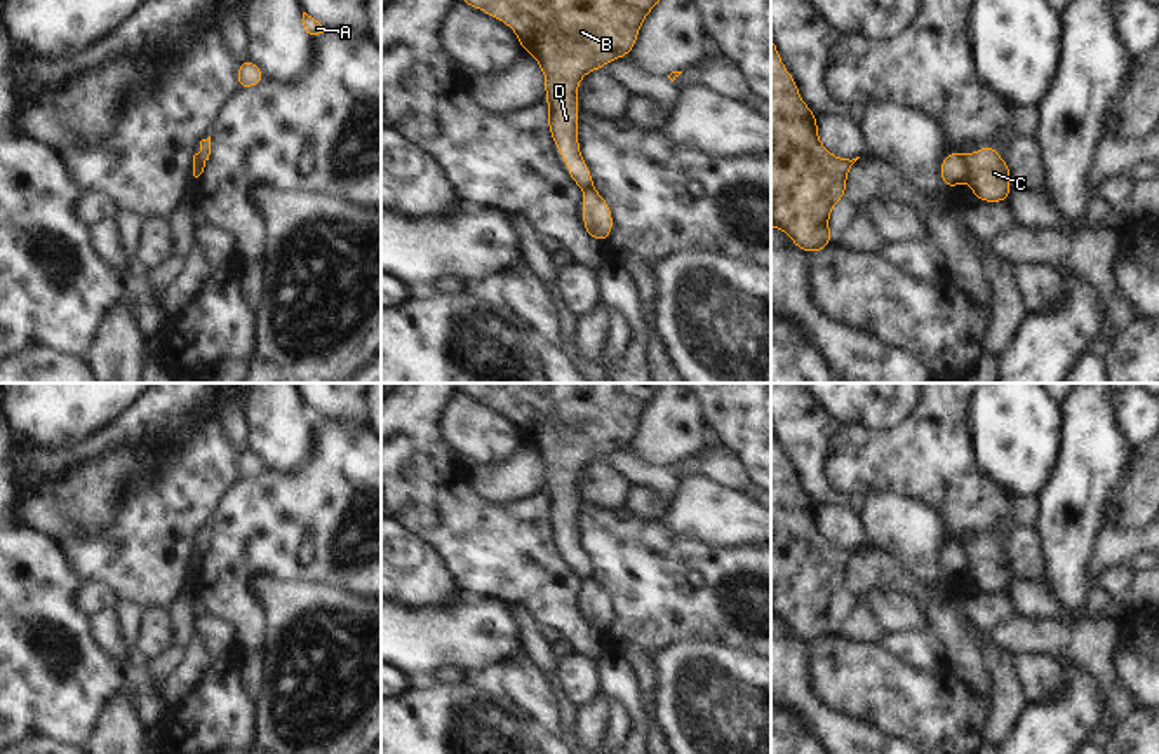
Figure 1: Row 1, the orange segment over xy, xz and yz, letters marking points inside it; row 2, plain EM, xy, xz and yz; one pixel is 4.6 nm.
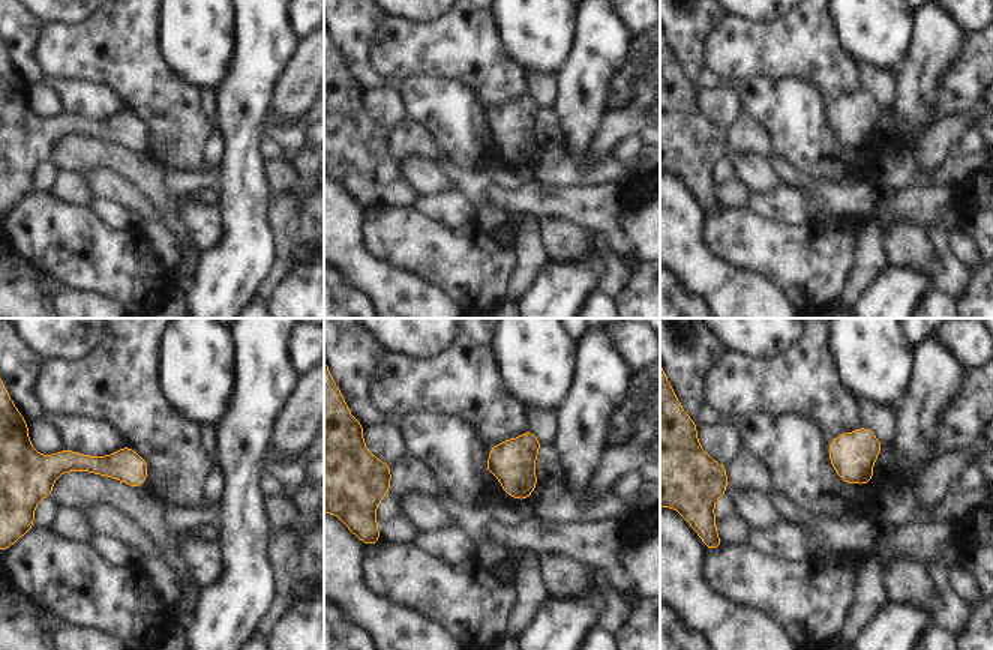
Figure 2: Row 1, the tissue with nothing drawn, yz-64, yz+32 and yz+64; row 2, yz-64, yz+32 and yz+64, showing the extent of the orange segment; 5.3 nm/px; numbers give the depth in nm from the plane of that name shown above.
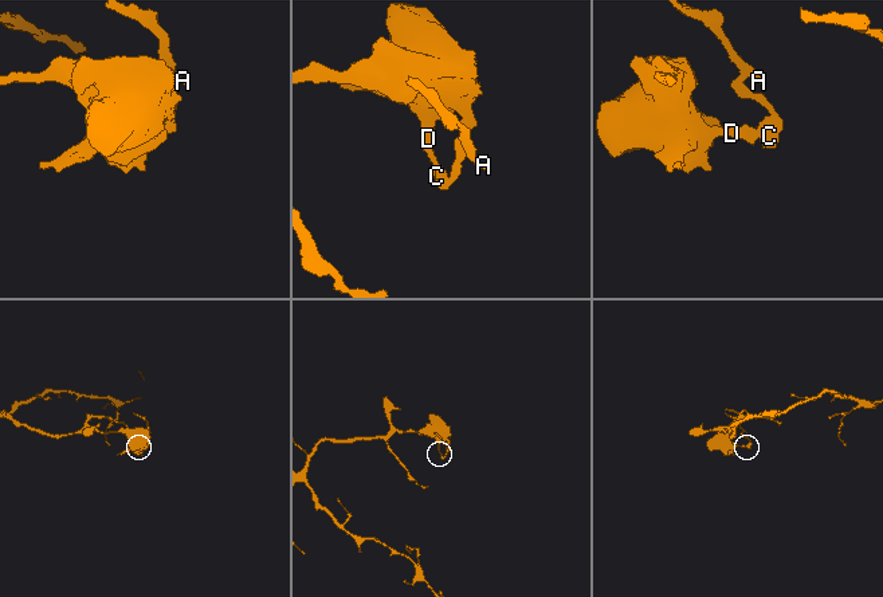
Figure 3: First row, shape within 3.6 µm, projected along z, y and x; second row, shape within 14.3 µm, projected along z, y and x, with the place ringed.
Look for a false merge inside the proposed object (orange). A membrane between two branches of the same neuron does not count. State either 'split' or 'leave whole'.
split

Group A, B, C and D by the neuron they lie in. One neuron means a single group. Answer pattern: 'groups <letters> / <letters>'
groups A C / B D

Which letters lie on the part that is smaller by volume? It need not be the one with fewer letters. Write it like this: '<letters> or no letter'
A, C.

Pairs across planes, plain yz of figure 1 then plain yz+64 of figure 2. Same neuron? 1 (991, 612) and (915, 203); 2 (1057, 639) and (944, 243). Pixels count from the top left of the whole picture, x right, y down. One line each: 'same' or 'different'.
1: different
2: different

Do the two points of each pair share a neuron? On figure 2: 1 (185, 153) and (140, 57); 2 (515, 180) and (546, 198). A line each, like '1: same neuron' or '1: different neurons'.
1: same neuron
2: different neurons

